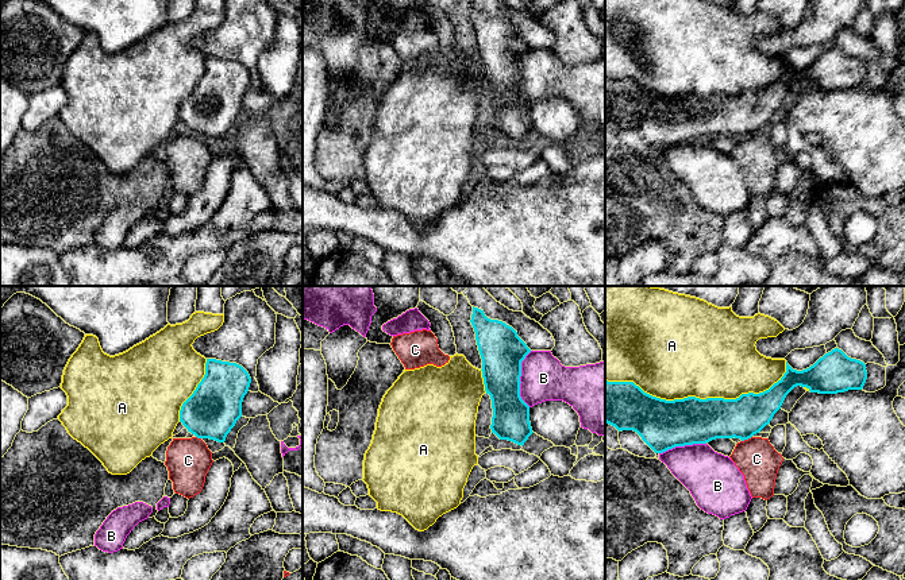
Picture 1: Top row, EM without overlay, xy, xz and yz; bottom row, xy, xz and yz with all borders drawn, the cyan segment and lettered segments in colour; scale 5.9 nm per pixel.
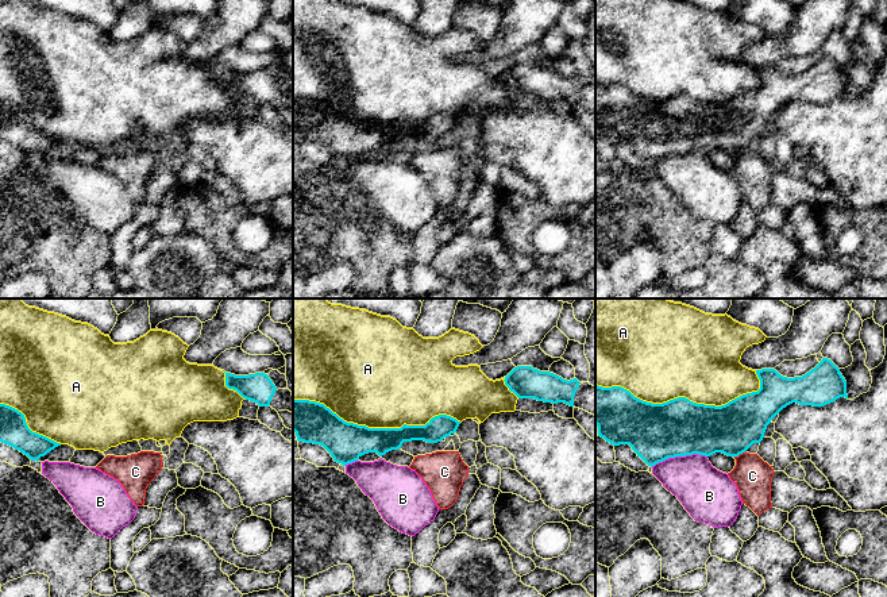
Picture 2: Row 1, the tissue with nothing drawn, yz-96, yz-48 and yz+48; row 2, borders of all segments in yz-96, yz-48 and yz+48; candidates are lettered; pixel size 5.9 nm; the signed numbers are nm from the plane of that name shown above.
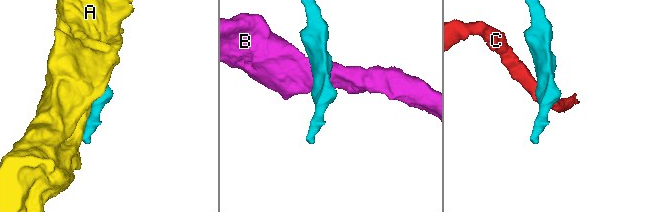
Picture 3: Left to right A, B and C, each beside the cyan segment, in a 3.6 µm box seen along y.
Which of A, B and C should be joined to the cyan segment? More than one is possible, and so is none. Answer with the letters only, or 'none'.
none

